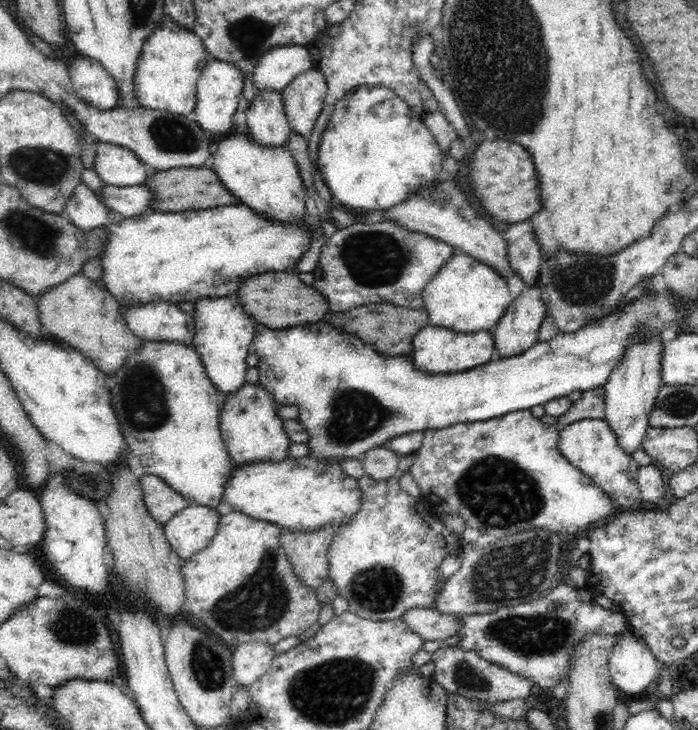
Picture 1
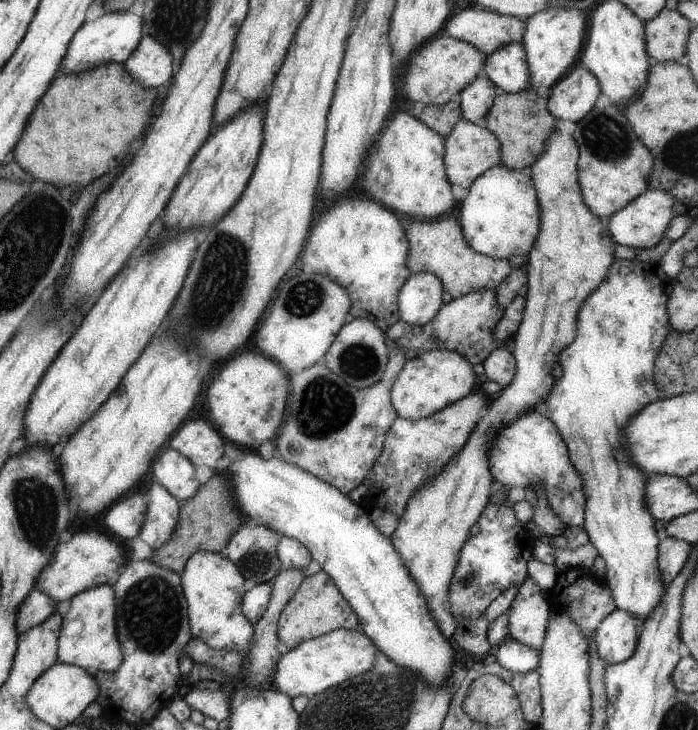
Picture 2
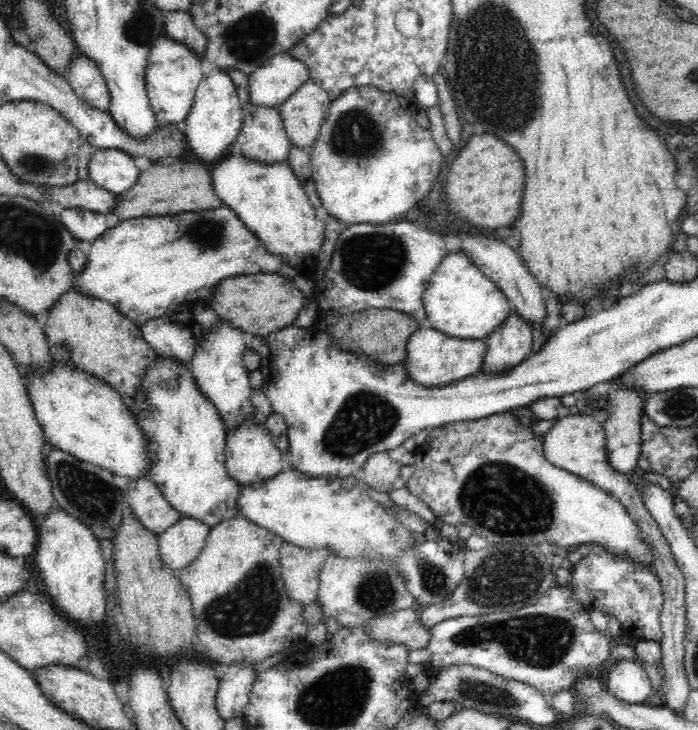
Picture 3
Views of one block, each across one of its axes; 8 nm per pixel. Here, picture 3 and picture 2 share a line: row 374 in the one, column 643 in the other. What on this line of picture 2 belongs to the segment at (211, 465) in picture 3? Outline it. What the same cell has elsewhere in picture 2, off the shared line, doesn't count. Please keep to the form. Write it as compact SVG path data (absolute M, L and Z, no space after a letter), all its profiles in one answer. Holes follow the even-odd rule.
M594 107L592 112L576 123L573 137L580 147L580 168L577 173L580 175L581 193L598 218L607 221L651 187L653 151L638 138L620 107Z

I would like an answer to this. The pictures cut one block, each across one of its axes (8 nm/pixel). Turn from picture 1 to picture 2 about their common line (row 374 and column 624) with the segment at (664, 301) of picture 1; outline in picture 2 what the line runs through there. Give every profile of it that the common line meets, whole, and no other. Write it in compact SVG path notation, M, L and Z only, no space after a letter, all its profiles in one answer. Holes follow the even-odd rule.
M618 259L616 262L613 262L612 269L609 270L609 276L598 285L598 288L588 298L585 298L584 305L582 305L580 313L578 313L577 337L574 339L574 342L571 342L562 350L559 358L560 366L562 366L562 377L555 380L550 396L545 400L544 408L542 409L543 413L561 431L562 438L565 439L566 446L569 449L569 457L572 459L577 472L581 475L586 497L585 525L583 529L589 536L589 541L594 544L598 554L602 556L606 563L604 584L609 586L609 589L612 591L618 609L634 613L638 618L642 618L643 622L657 612L659 606L664 602L666 590L664 589L665 584L662 582L660 564L656 564L656 558L660 558L658 544L661 544L661 542L658 540L658 534L656 534L659 530L656 530L656 522L654 522L654 517L650 514L648 503L645 501L646 474L643 473L643 470L638 465L635 465L635 460L631 457L631 454L627 453L625 428L626 425L629 425L629 420L644 409L646 405L665 397L665 392L656 383L656 360L660 356L665 340L674 330L672 323L668 322L669 314L666 314L666 302L669 302L668 294L666 294L667 284L664 284L664 280L652 270L652 265L654 264L643 263L638 260Z

